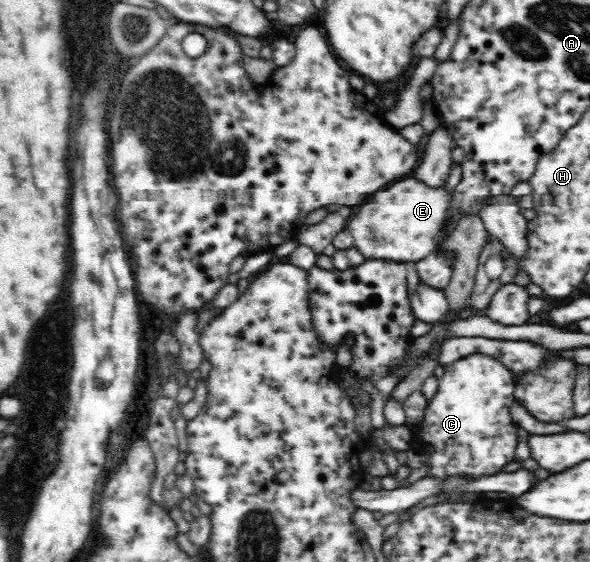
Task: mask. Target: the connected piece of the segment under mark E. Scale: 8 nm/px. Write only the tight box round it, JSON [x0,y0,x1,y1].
[347,176,448,263]

